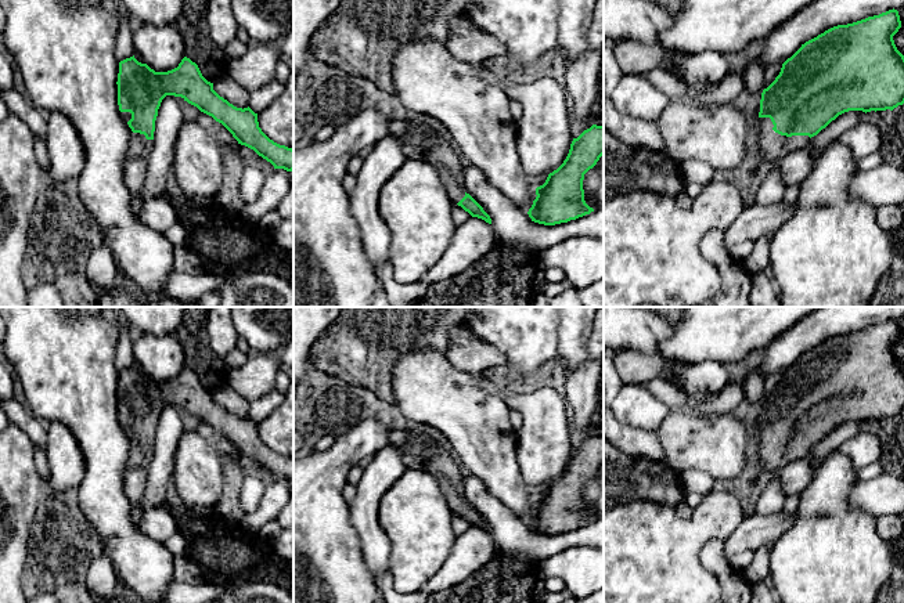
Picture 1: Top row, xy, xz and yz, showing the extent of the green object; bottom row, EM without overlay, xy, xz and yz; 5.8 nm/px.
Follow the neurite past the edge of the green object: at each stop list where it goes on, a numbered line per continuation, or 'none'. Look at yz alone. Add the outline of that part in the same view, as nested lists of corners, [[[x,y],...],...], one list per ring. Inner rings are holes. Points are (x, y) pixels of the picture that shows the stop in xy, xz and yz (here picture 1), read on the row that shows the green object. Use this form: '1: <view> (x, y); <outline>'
1: yz (773, 147); [[[759,118],[752,129],[757,138],[757,147],[764,160],[772,163],[788,154],[810,147],[808,136],[781,136],[772,130],[770,118]]]

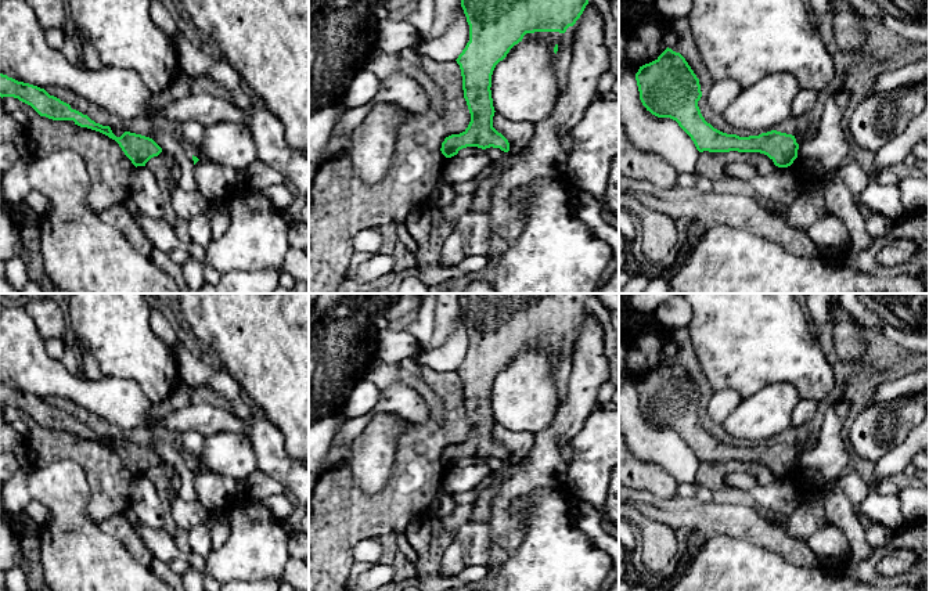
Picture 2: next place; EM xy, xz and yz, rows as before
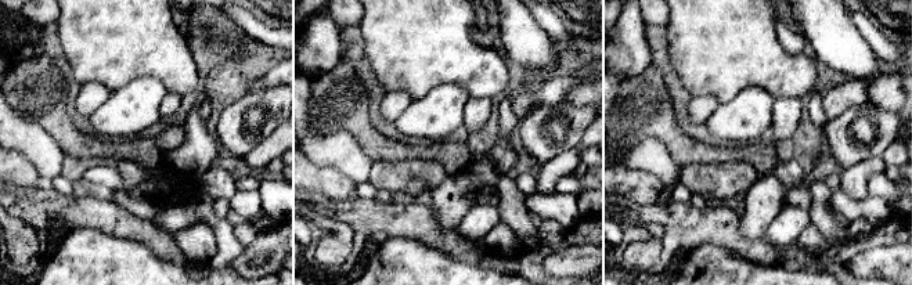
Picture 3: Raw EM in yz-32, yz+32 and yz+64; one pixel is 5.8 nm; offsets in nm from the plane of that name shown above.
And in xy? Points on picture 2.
none

